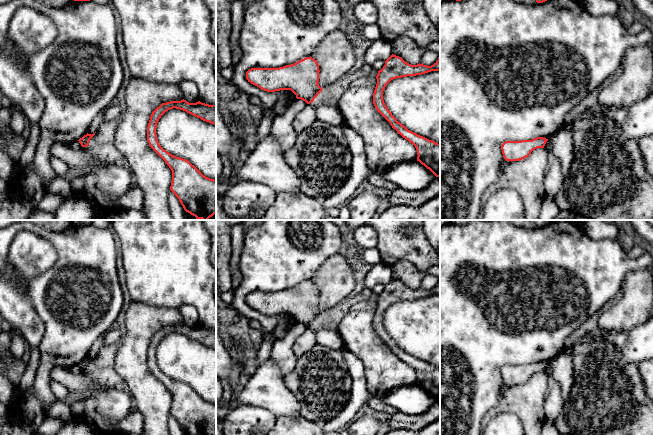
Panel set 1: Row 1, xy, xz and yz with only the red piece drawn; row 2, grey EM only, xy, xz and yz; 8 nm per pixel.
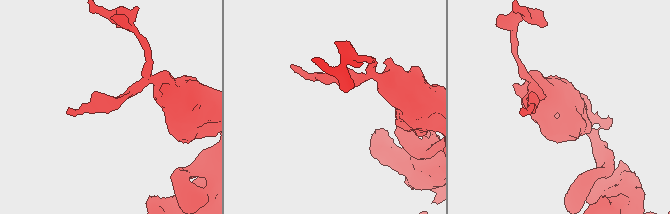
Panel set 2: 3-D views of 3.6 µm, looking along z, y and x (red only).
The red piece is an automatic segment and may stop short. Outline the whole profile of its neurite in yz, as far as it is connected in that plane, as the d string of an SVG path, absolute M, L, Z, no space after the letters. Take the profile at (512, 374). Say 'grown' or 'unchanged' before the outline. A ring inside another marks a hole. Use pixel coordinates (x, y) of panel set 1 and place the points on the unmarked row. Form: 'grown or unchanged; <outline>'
unchanged; M537 361L532 364L505 365L502 370L502 378L506 385L519 385L528 381L537 372L544 372L548 363Z

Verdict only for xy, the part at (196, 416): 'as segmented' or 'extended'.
as segmented

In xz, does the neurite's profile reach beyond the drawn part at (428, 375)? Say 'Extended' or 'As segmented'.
As segmented

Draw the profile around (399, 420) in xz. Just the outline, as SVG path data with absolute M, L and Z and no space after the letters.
M440 402L435 404L420 415L409 415L397 412L389 416L388 423L392 429L420 430L440 419Z

